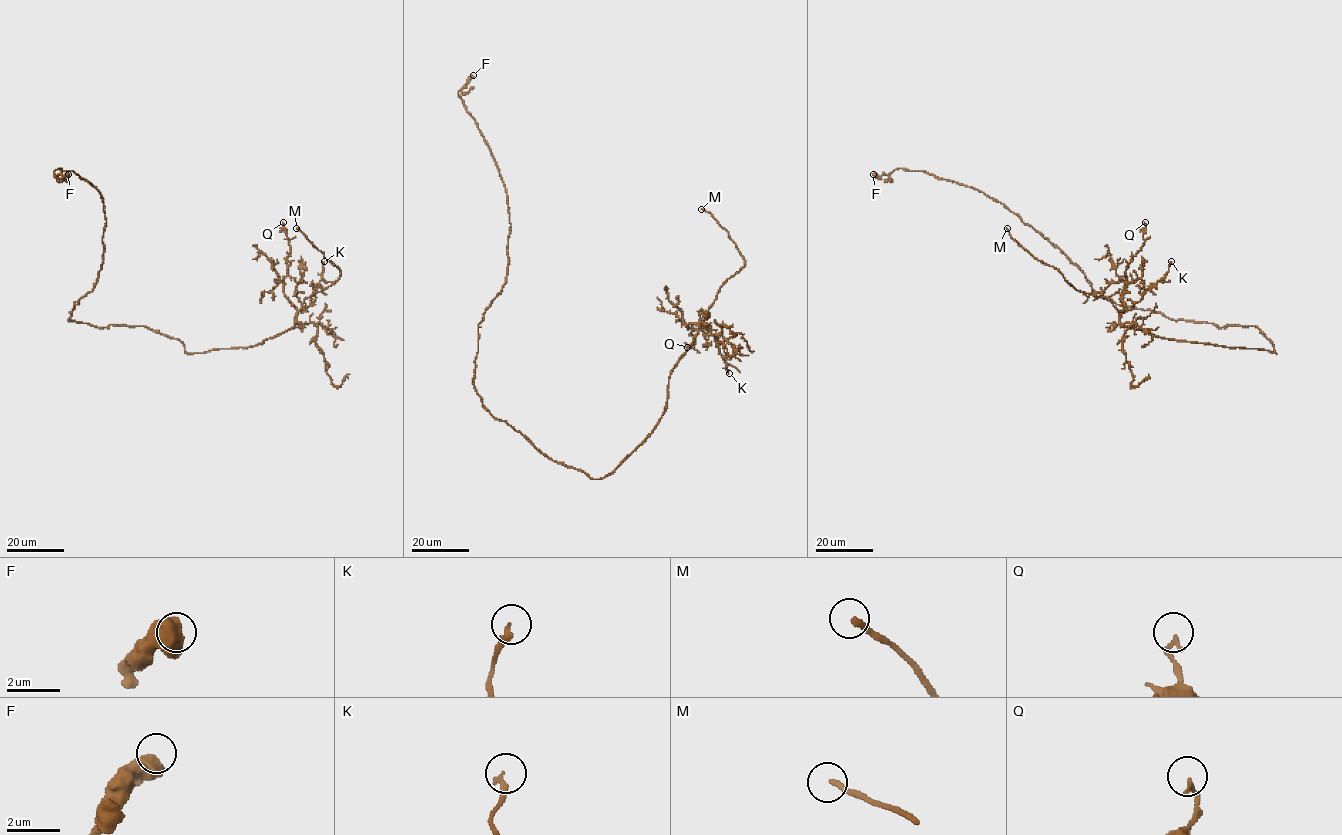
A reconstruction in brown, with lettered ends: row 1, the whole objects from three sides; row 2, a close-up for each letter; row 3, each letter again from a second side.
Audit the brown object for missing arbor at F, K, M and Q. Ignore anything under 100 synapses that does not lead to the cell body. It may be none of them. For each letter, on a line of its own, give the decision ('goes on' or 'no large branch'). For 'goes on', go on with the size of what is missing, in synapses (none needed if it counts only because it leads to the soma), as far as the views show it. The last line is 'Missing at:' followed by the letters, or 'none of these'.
F: no large branch
K: no large branch
M: goes on
Q: no large branch
Missing at: M

